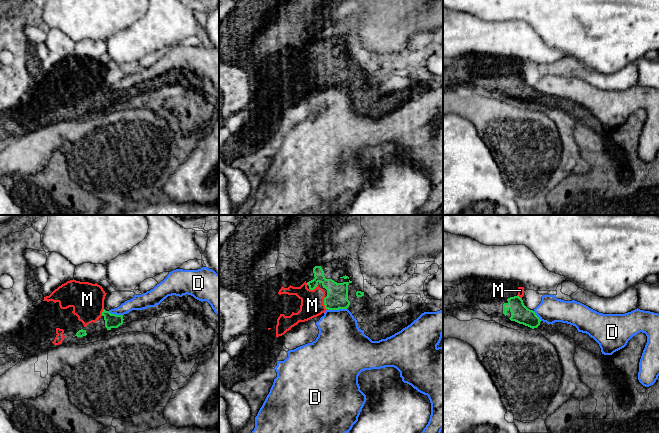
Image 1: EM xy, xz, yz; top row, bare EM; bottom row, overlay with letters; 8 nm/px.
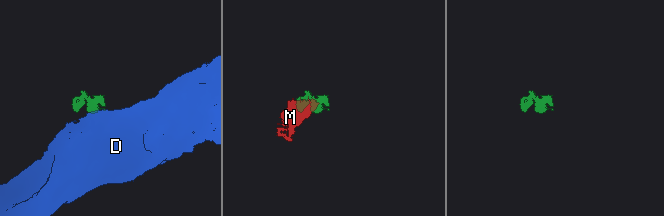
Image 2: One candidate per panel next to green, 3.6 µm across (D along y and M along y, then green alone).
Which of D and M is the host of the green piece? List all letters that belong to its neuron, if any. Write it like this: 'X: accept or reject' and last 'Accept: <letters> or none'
D: reject
M: accept
Accept: M

